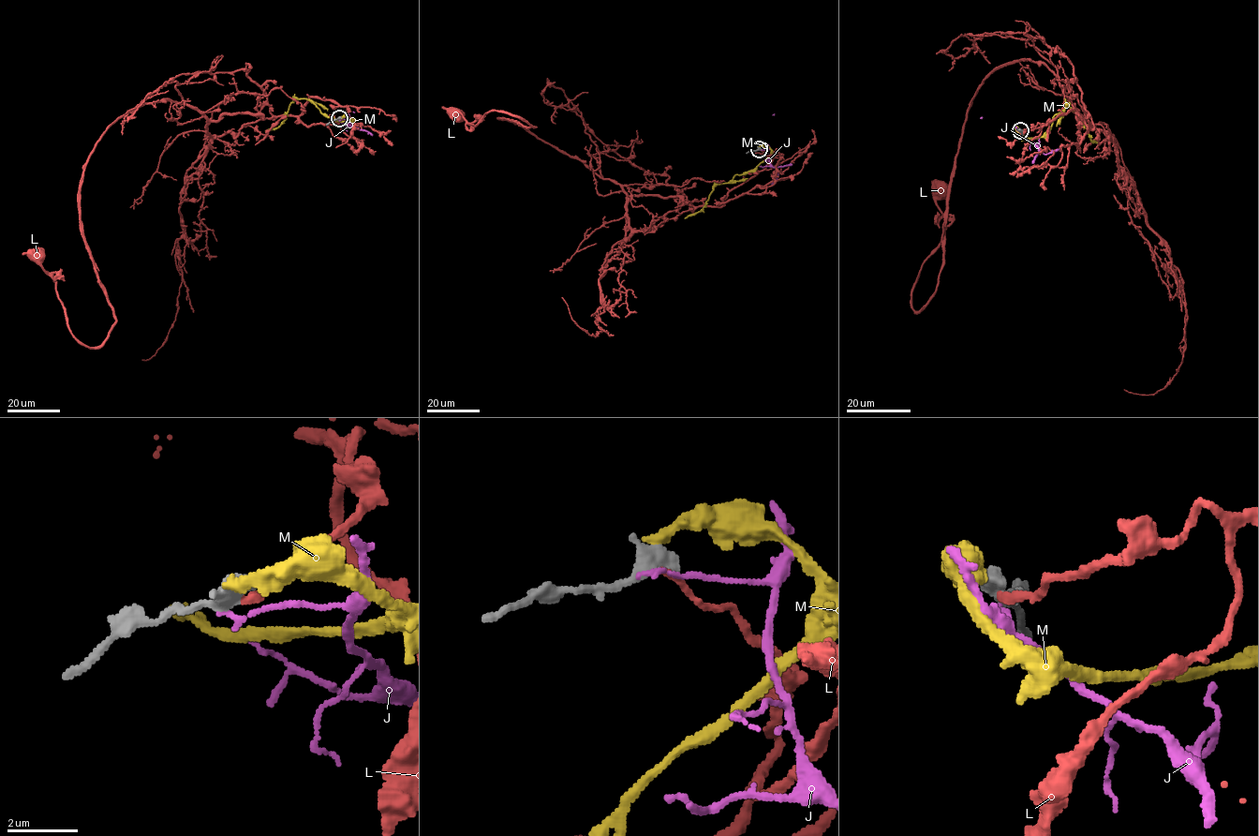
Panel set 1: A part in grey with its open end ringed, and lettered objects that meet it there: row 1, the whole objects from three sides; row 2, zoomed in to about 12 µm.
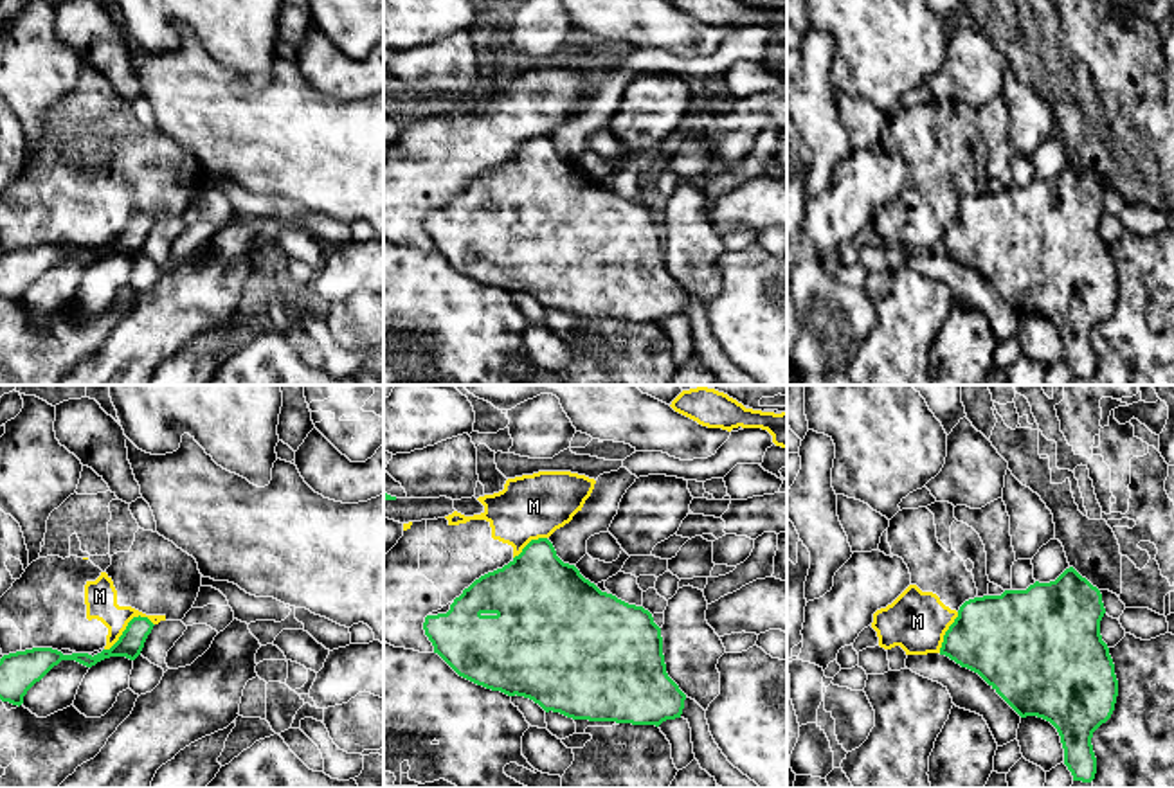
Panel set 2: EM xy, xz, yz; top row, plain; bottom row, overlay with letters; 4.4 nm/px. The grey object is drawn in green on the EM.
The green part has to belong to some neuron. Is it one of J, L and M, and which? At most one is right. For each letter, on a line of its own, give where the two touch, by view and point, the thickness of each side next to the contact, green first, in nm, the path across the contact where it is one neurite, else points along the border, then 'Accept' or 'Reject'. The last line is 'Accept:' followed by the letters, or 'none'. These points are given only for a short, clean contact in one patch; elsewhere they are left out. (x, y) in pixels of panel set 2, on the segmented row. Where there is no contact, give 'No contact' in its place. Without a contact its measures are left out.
J: No contact. Reject
L: No contact. Accept
M: Touches green at xy (128, 625). Thickness 120 nm (green) against 140 nm. Reject
Accept: L

